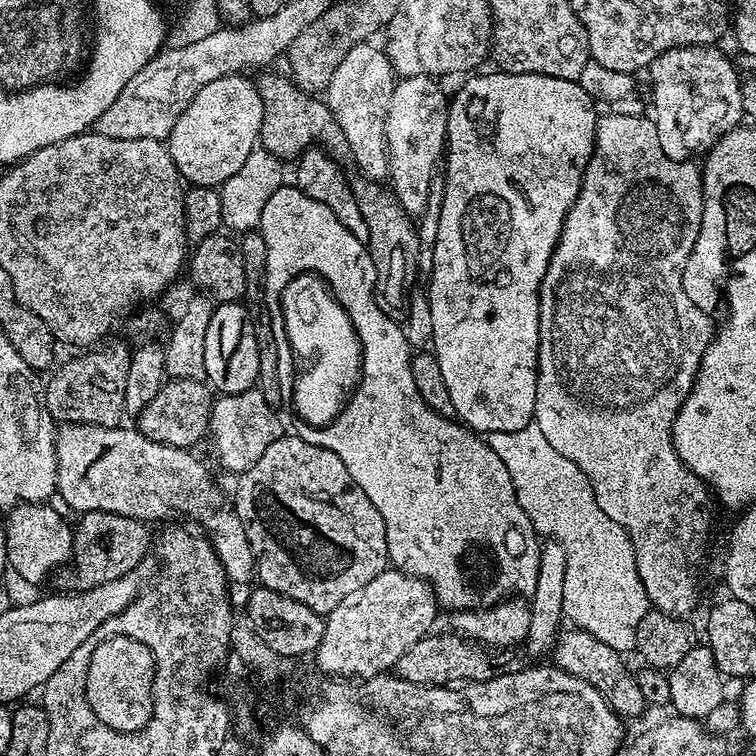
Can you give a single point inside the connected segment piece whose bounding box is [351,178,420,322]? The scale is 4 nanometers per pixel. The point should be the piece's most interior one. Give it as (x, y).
(394, 245)

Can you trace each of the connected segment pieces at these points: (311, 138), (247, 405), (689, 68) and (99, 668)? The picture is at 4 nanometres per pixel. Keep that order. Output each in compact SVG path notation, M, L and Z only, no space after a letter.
M264 70L255 77L256 89L262 98L262 126L259 143L270 154L285 158L299 158L307 148L319 146L333 157L345 155L346 147L342 130L336 125L331 110L319 95L303 92L291 79L283 80L272 70Z
M259 387L233 396L221 395L213 403L210 441L212 440L212 448L226 471L239 474L250 470L250 466L254 466L254 462L266 454L266 446L280 439L280 420L272 412L275 412L273 405L266 402Z
M684 45L671 48L659 55L648 67L648 74L652 78L652 102L654 104L652 108L651 102L650 110L654 112L652 113L652 119L655 122L655 128L658 130L658 142L661 143L662 152L672 161L688 162L694 158L692 157L693 154L700 156L710 152L722 137L727 136L733 128L737 127L745 119L746 113L742 106L742 90L740 89L741 73L736 73L736 68L732 65L731 60L719 48L717 45Z
M115 636L95 648L87 670L87 701L98 720L122 733L137 732L153 716L154 656L139 639Z

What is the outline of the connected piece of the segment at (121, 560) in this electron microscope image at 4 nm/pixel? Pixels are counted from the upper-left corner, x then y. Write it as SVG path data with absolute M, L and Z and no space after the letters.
M85 512L77 520L80 521L74 524L72 551L76 580L81 589L102 586L102 582L122 578L122 574L133 572L149 555L154 536L148 533L149 525L145 521L109 512Z

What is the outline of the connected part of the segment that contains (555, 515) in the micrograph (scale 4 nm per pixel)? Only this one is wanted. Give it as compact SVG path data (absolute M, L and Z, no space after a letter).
M534 422L513 432L489 432L486 439L510 470L518 506L526 510L533 530L541 537L556 540L566 552L562 615L569 620L567 623L598 638L598 642L606 642L615 652L631 653L639 623L650 605L638 578L628 532L602 514L586 474L570 458L562 458Z

